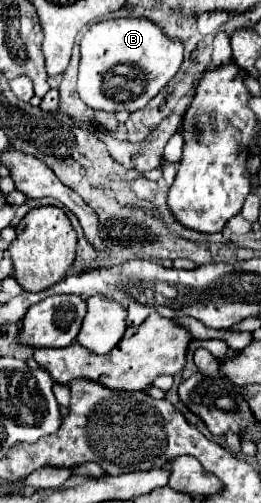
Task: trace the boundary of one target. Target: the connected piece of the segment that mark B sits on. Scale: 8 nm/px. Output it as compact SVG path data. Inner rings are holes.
M117 17L93 23L81 39L81 63L77 91L79 97L93 109L105 111L137 111L143 109L179 71L183 63L183 45L179 39L171 39L165 31L145 17ZM115 65L133 65L145 73L143 91L125 91L125 87L115 87L109 77Z

